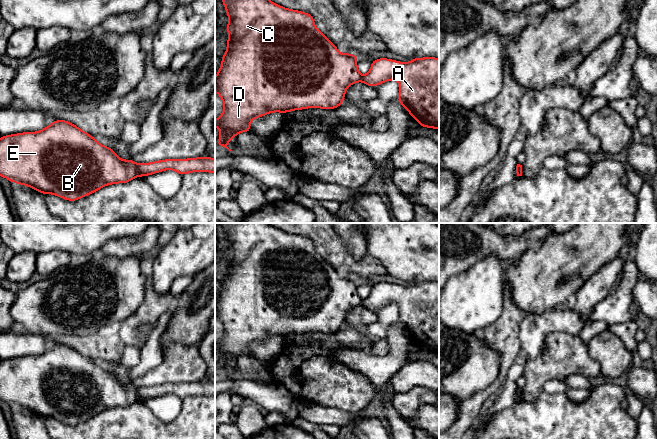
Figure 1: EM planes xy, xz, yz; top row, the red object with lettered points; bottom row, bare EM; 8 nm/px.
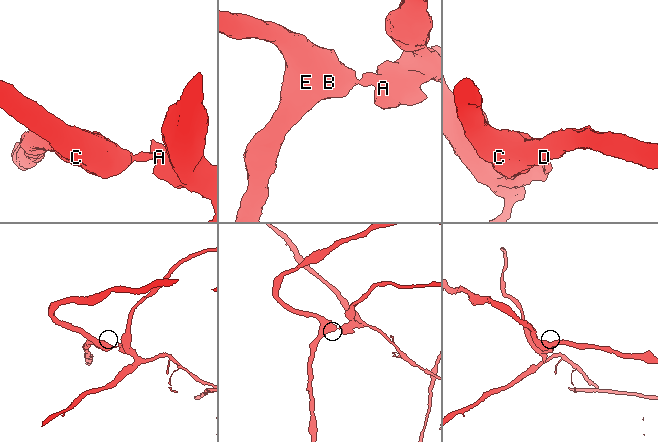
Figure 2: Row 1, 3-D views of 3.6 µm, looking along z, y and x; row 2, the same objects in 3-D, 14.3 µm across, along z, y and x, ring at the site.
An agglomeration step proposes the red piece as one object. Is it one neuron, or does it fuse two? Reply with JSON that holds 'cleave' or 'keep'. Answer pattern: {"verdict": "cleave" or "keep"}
{"verdict": "cleave"}

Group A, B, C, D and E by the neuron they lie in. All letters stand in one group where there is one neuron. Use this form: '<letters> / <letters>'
A / B C D E

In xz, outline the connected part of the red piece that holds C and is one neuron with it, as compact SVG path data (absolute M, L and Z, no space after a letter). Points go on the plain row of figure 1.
M221 223L226 237L229 242L229 247L225 251L229 261L227 265L226 277L221 281L222 289L215 301L215 315L224 326L224 335L218 343L215 344L215 351L220 352L220 360L216 370L221 370L232 375L227 371L228 366L240 356L251 357L250 345L259 342L272 336L287 337L293 334L302 334L306 332L322 332L336 333L343 325L347 312L354 307L362 304L362 299L357 293L358 281L352 277L340 277L335 268L332 267L320 254L315 251L314 241L311 238L301 236L299 234L291 234L284 232L278 228L271 226L269 223Z

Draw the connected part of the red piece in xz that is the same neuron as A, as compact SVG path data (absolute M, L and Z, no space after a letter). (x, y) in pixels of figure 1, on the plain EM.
M435 281L414 282L408 287L388 282L372 284L370 295L362 300L361 305L370 311L375 311L392 303L399 306L399 327L417 344L419 350L439 353L439 283Z

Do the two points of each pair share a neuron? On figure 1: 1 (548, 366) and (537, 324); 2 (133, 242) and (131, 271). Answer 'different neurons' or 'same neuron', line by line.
1: different neurons
2: different neurons

